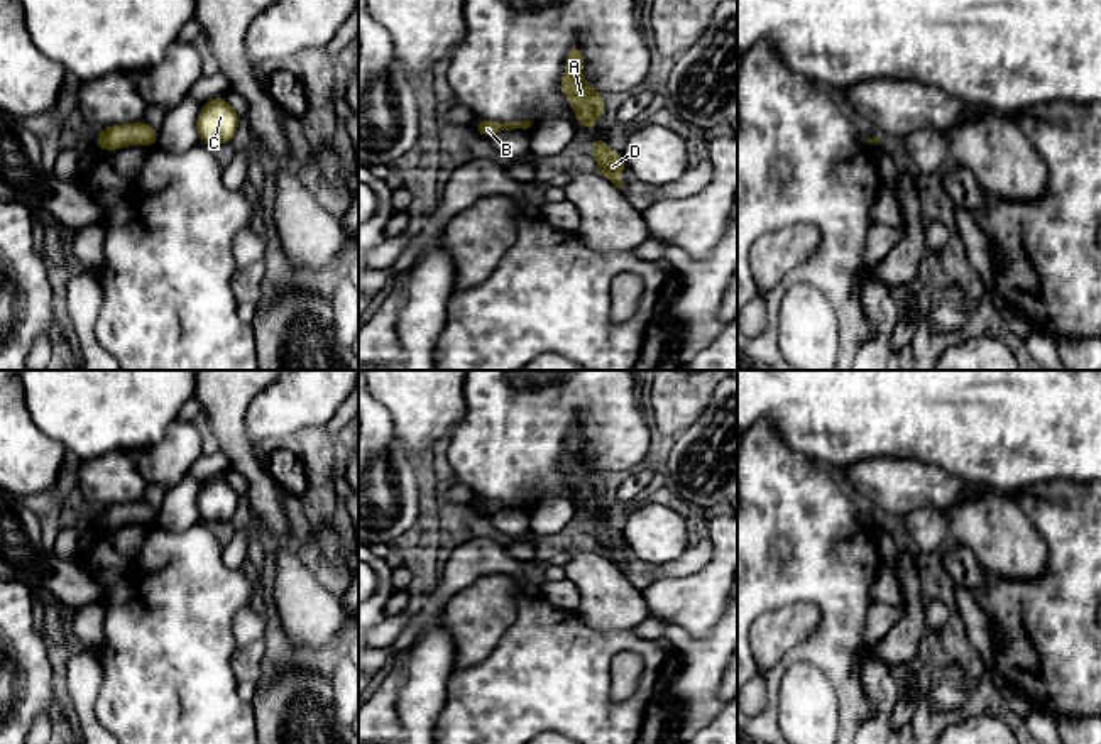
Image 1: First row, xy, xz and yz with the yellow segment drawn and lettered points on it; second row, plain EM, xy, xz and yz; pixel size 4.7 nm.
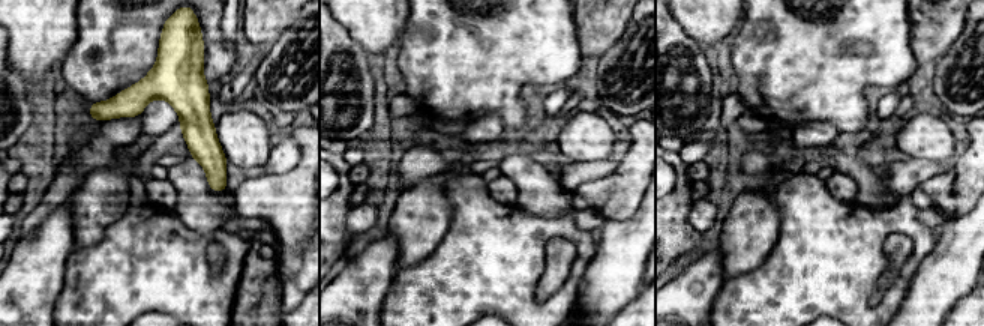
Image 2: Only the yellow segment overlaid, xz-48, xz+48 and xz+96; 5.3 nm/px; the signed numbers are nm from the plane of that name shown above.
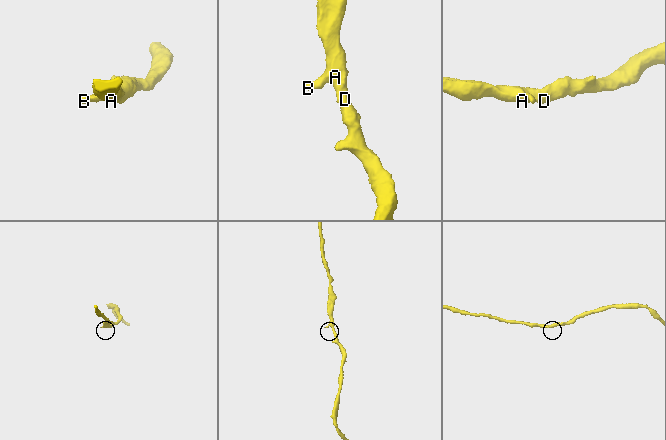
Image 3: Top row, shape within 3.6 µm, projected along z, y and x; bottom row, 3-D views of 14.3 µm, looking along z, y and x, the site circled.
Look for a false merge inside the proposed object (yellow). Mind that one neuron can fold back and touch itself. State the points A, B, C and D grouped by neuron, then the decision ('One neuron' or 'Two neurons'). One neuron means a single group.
Groups: A B C D. One neuron

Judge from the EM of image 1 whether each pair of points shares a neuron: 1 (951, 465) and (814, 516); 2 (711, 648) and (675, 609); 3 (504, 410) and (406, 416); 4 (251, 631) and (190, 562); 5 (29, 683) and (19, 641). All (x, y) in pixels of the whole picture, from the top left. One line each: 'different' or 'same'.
1: different
2: different
3: different
4: different
5: same

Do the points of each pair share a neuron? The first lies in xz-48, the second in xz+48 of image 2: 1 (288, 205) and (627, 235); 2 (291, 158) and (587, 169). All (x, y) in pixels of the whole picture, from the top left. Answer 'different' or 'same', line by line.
1: different
2: same

